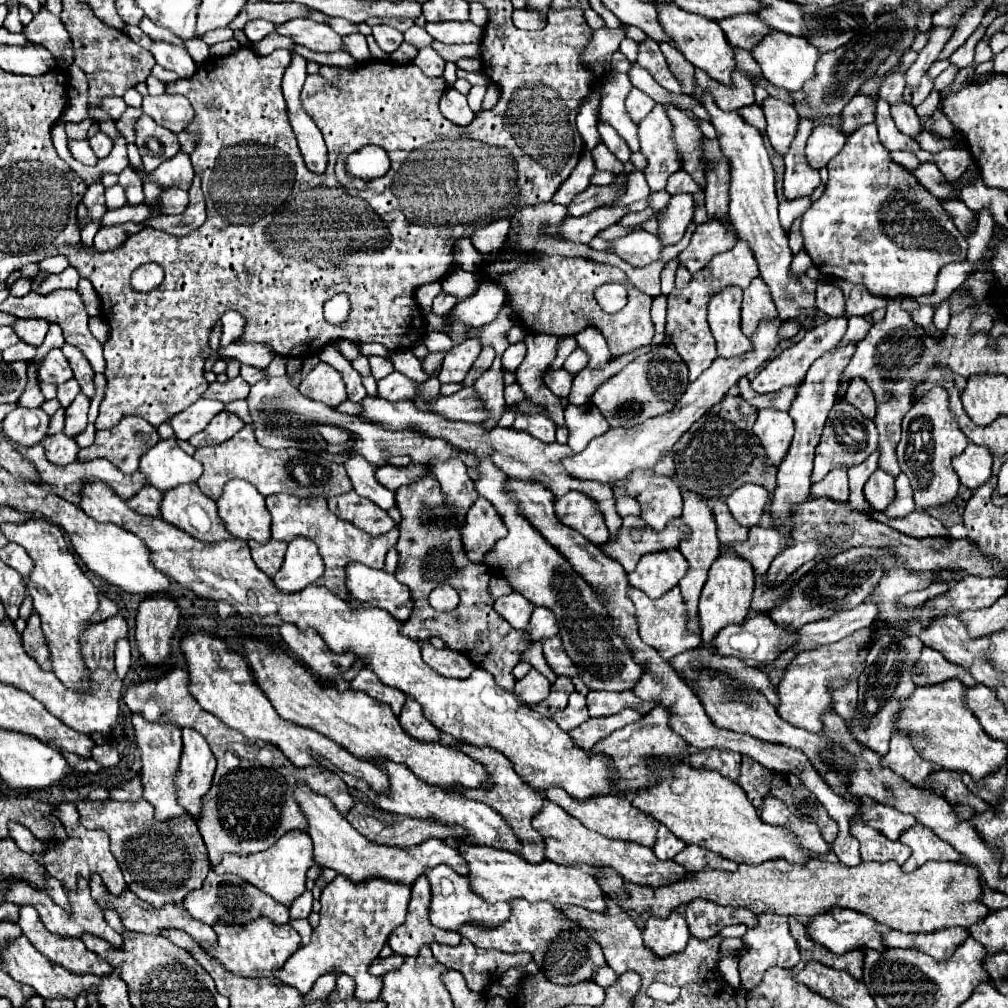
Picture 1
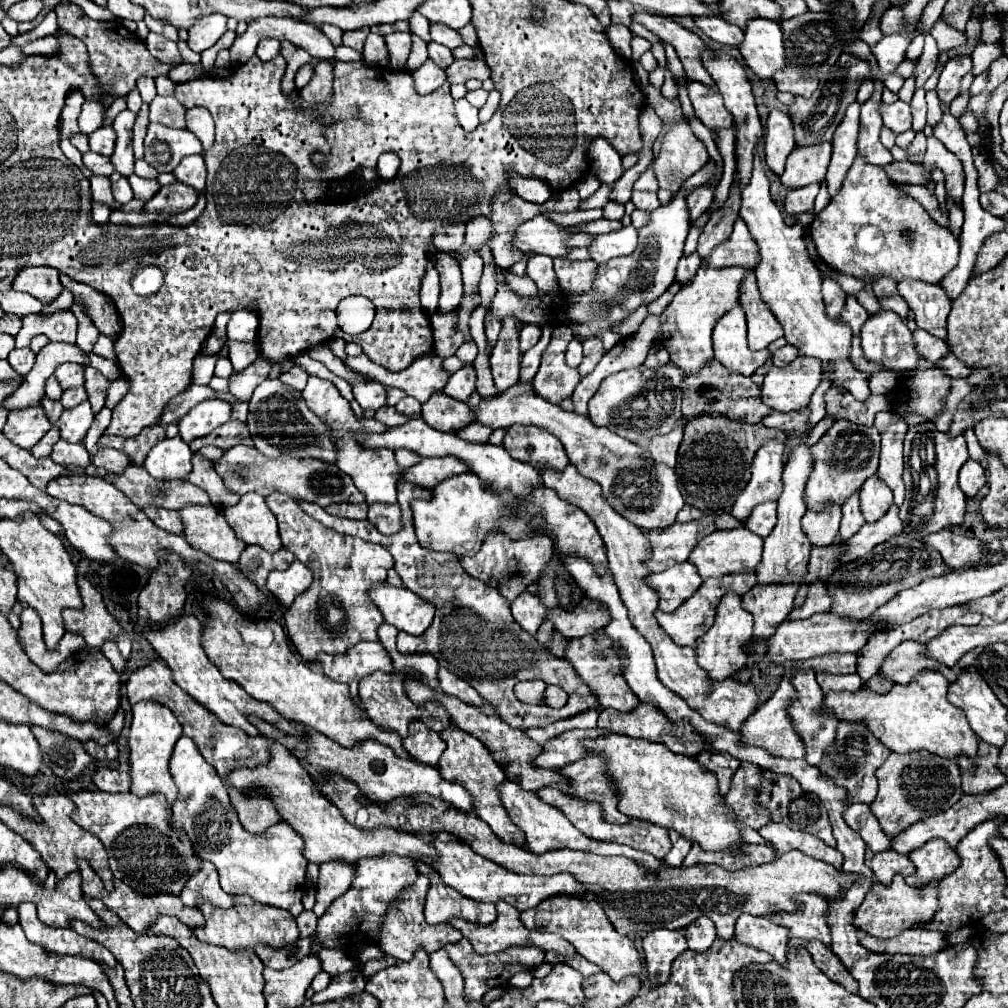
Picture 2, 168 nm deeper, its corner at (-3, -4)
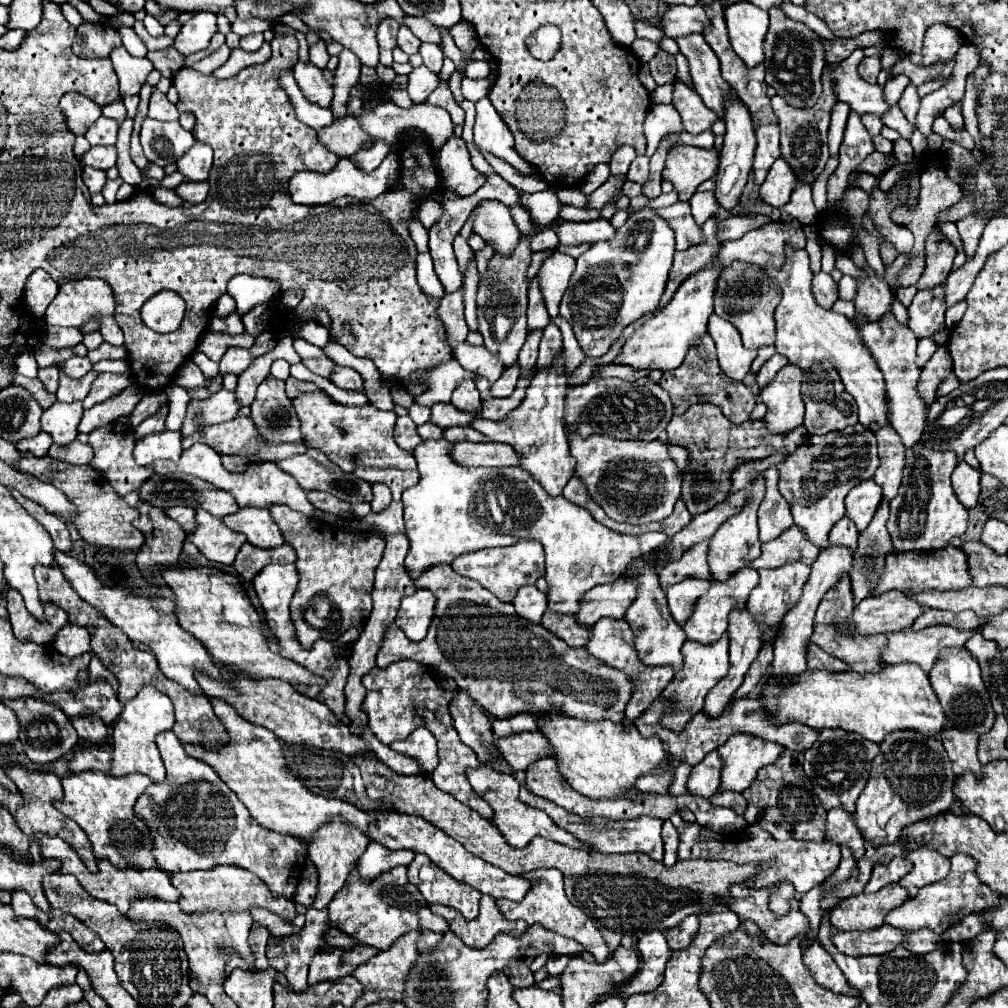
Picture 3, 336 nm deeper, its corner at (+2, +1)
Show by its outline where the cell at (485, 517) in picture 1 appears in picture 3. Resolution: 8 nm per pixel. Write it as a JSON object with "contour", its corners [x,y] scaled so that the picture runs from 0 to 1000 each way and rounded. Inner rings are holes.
{"contour":[[[518,535],[506,543],[488,543],[488,545],[462,549],[448,557],[448,564],[460,572],[478,578],[494,594],[506,598],[510,594],[510,588],[518,580],[530,580],[534,572],[540,572],[540,545],[536,537]]]}

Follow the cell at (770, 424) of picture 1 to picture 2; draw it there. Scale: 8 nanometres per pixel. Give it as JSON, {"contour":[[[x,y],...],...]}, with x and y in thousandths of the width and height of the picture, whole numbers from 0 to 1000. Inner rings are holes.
{"contour":[[[761,437],[747,456],[745,476],[741,484],[733,490],[725,510],[739,520],[745,506],[761,496],[771,496],[777,484],[777,440],[771,437]]]}

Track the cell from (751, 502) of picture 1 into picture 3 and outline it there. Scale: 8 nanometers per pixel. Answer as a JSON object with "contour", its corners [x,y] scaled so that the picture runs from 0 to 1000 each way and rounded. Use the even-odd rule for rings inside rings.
{"contour":[[[766,461],[760,465],[760,493],[752,505],[754,537],[766,537],[772,533],[772,529],[776,529],[776,525],[782,525],[786,519],[784,501],[780,501],[780,495],[772,487],[772,465]]]}

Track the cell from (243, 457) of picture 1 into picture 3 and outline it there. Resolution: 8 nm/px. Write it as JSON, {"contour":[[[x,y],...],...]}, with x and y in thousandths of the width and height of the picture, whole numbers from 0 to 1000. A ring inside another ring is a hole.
{"contour":[[[304,445],[304,449],[300,451],[290,451],[286,455],[274,457],[274,461],[284,467],[286,471],[290,471],[298,483],[302,483],[304,487],[325,487],[327,491],[339,495],[339,497],[347,497],[347,499],[359,499],[359,497],[369,497],[369,481],[365,477],[355,475],[351,469],[341,469],[335,461],[331,461],[321,449],[317,449],[315,445]]]}

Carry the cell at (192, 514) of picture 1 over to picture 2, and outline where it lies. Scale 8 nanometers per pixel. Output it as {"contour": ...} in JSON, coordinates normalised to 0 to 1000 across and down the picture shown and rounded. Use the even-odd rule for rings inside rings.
{"contour":[[[184,502],[178,506],[184,520],[184,536],[189,544],[203,548],[211,556],[233,560],[243,540],[225,520],[221,506],[215,502]]]}

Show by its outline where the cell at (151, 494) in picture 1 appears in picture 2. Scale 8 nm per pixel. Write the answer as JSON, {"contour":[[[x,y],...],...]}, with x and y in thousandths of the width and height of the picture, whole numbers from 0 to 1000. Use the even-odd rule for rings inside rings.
{"contour":[[[148,502],[142,508],[148,512],[148,516],[154,522],[158,522],[158,524],[162,524],[166,528],[170,528],[170,530],[180,530],[182,528],[182,516],[178,514],[178,510],[174,506],[164,506],[164,504]]]}

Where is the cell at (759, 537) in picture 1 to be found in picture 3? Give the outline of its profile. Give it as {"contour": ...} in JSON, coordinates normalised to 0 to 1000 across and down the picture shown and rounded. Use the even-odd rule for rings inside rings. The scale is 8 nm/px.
{"contour":[[[698,535],[690,541],[687,541],[675,557],[669,561],[661,561],[661,564],[653,564],[655,570],[655,580],[667,580],[669,576],[675,576],[677,572],[694,572],[694,574],[704,574],[704,563],[702,563],[702,545],[704,545],[704,535]]]}

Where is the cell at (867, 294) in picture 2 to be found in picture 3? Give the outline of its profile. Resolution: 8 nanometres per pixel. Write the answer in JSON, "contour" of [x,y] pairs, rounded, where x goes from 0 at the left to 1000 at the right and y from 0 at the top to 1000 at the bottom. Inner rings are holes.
{"contour":[[[837,273],[835,277],[833,277],[833,281],[831,281],[831,291],[833,291],[833,295],[835,297],[843,297],[843,299],[847,299],[847,295],[849,295],[849,277],[847,275],[841,275],[841,273]]]}

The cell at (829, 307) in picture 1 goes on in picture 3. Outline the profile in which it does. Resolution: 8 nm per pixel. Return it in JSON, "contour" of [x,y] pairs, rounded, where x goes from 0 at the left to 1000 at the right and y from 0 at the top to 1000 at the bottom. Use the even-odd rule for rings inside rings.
{"contour":[[[813,269],[808,273],[808,279],[806,279],[806,289],[808,289],[808,295],[810,299],[817,305],[817,307],[825,307],[827,299],[831,297],[831,283],[827,281],[827,277]]]}

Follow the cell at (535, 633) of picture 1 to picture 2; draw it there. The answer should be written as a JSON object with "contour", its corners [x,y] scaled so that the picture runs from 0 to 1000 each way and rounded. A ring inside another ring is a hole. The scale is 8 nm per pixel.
{"contour":[[[578,593],[578,601],[572,601],[568,607],[561,607],[557,603],[545,605],[543,615],[549,617],[561,633],[578,633],[590,625],[598,625],[606,615],[606,609],[596,601],[590,601],[584,593]]]}

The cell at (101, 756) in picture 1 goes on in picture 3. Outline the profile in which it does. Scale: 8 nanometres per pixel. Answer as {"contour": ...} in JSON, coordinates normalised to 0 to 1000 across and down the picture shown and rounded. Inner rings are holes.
{"contour":[[[77,711],[77,715],[71,715],[71,719],[73,719],[77,731],[91,739],[103,737],[103,733],[107,729],[107,721],[101,719],[101,715],[97,715],[95,711]]]}

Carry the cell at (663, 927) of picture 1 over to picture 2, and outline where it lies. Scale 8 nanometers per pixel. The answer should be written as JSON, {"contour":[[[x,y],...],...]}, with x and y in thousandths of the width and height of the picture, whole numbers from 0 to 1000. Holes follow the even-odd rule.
{"contour":[[[648,923],[638,931],[638,946],[646,980],[664,972],[666,956],[678,942],[682,942],[682,933],[676,923]]]}

